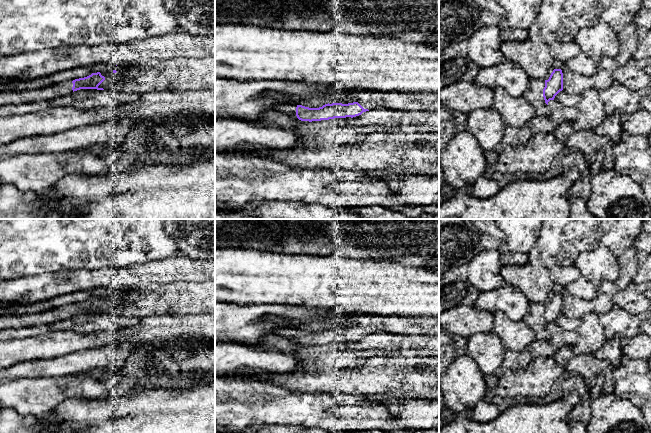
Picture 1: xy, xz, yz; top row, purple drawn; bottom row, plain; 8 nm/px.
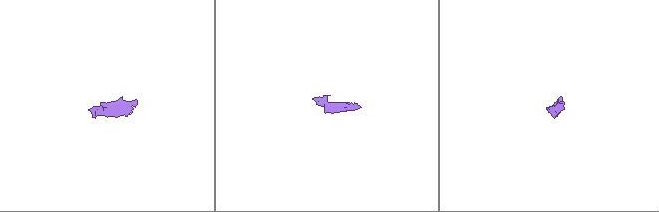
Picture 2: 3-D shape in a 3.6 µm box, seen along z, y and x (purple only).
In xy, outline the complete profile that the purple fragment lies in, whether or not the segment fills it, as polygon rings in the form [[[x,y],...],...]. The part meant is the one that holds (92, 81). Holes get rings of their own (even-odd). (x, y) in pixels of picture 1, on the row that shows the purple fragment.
[[[100,72],[92,73],[87,77],[73,80],[72,90],[73,92],[80,89],[104,90],[103,88],[98,87],[104,80],[105,80],[105,77],[102,76]]]

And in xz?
[[[330,86],[322,96],[330,98],[338,93],[348,93],[354,99],[353,103],[325,104],[319,108],[309,108],[302,105],[296,105],[293,102],[277,104],[273,110],[282,112],[289,116],[296,116],[301,121],[321,121],[334,118],[356,117],[363,112],[372,109],[394,109],[399,111],[439,111],[439,93],[399,93],[394,91],[371,91],[371,90],[351,90],[339,86]]]

